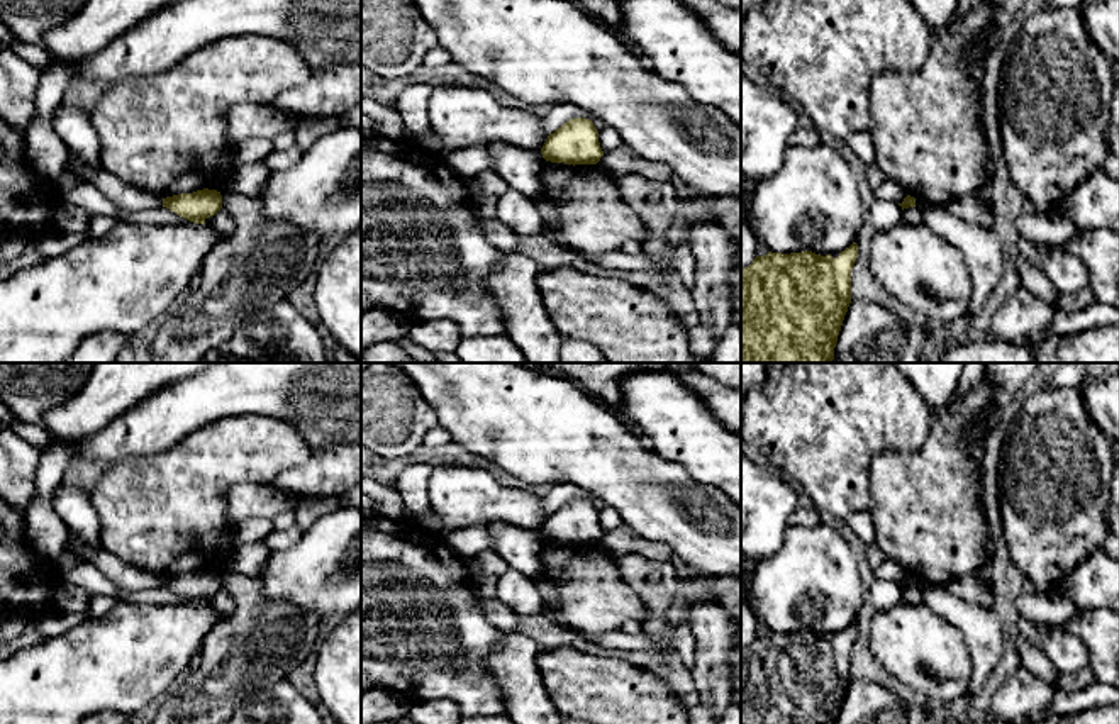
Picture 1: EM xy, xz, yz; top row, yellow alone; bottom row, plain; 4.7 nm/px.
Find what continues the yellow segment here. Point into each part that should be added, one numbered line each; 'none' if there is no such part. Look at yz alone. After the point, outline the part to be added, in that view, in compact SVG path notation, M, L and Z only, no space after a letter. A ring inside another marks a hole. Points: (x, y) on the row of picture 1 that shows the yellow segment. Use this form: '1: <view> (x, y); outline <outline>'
none

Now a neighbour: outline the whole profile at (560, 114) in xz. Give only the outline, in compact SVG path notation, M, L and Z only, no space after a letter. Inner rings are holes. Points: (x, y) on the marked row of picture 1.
M561 103L554 105L546 115L539 119L543 120L544 134L549 136L570 119L578 119L578 117L593 120L595 115L578 105Z

